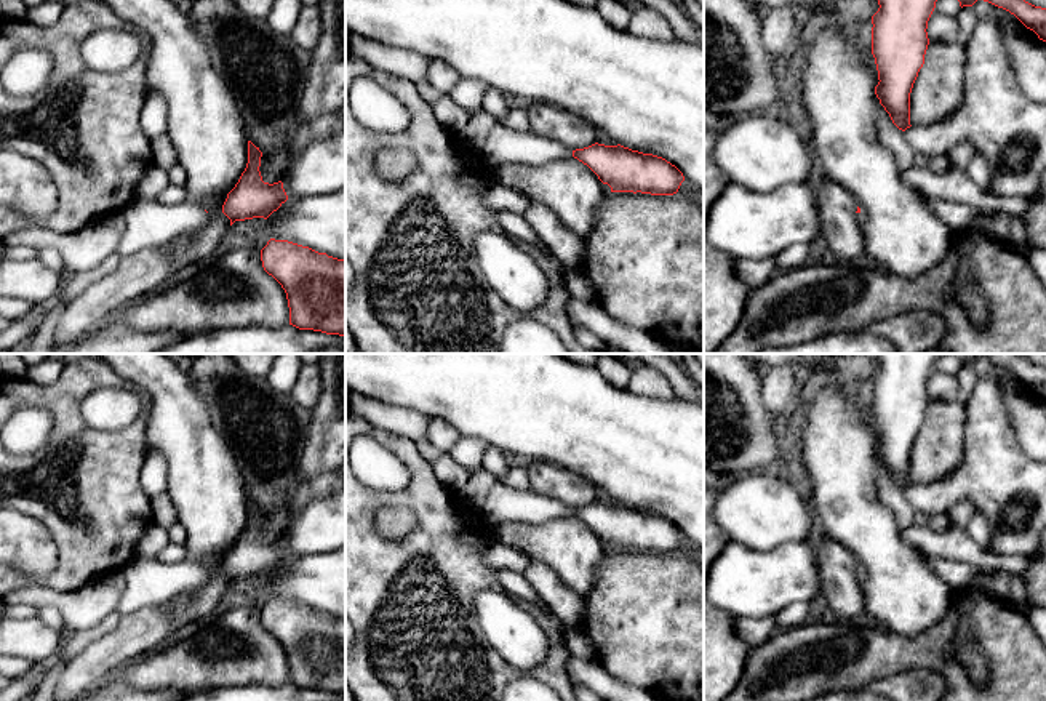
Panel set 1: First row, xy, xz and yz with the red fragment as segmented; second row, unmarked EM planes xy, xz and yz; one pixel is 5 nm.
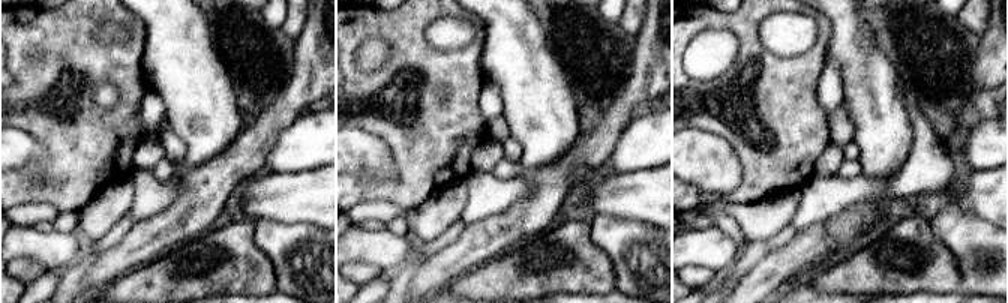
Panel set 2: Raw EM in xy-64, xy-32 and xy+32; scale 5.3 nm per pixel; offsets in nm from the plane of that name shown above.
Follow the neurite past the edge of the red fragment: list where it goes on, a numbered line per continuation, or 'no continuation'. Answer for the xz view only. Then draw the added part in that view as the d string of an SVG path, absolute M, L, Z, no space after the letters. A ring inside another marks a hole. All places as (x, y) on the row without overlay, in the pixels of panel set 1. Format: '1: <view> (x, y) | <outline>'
1: xz (504, 504) | M497 480L483 503L481 515L494 527L501 523L537 525L555 517L573 517L573 509L533 490L517 490Z

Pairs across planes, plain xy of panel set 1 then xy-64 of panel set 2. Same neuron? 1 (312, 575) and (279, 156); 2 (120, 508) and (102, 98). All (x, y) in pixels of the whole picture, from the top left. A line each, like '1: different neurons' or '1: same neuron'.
1: different neurons
2: different neurons

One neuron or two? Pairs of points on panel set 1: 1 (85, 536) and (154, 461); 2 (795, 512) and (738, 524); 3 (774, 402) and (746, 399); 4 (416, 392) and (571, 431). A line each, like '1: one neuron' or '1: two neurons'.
1: two neurons
2: one neuron
3: two neurons
4: one neuron

